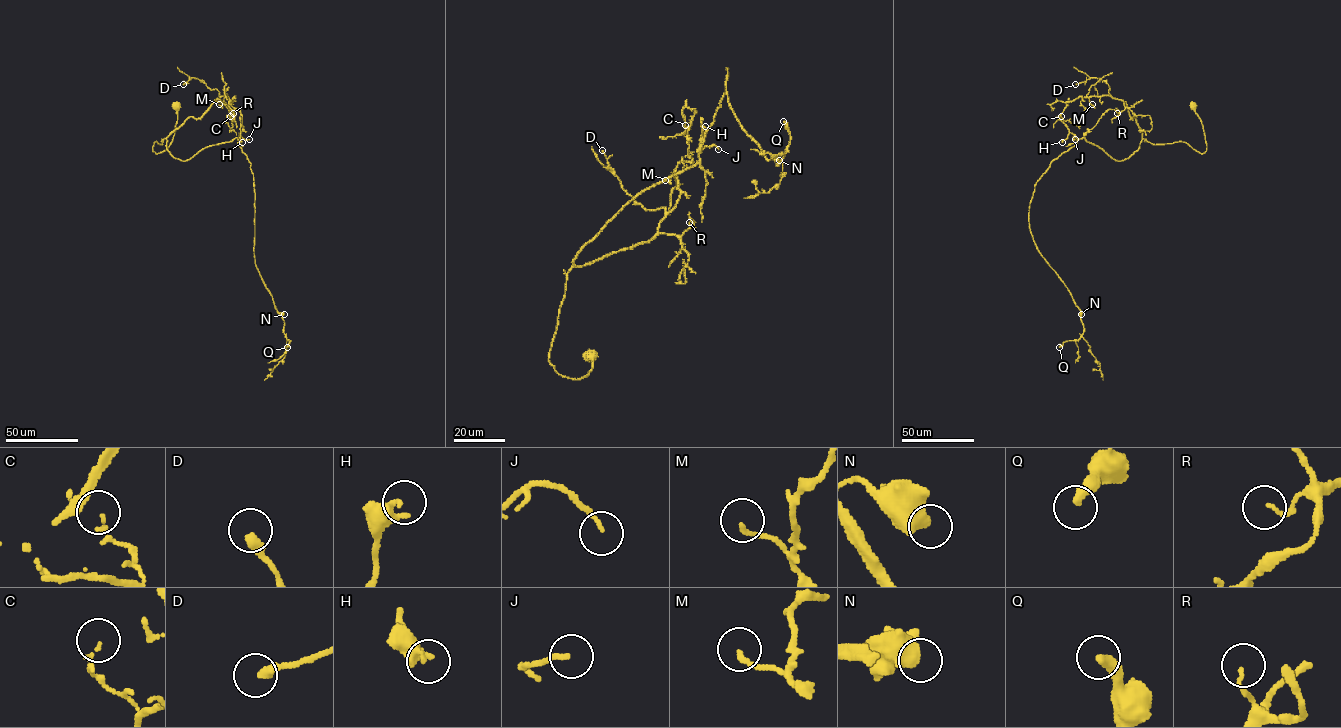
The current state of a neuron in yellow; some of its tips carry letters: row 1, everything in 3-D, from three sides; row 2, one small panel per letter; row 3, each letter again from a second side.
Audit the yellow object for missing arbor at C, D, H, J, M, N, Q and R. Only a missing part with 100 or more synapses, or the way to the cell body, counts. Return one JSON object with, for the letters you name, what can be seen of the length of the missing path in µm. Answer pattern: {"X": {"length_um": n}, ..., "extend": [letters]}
{"Q": {"length_um": 80}, "extend": ["Q"]}

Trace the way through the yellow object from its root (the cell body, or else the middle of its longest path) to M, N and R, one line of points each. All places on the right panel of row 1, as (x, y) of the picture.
M: (1192, 105), (1205, 138), (1207, 149), (1202, 153), (1183, 142), (1147, 141), (1121, 100), (1091, 96), (1092, 104)
N: (1192, 105), (1203, 153), (1142, 138), (1117, 161), (1082, 138), (1037, 182), (1032, 238), (1081, 314)
R: (1192, 105), (1205, 138), (1207, 149), (1202, 153), (1183, 142), (1147, 141), (1123, 101), (1125, 108), (1117, 113)

